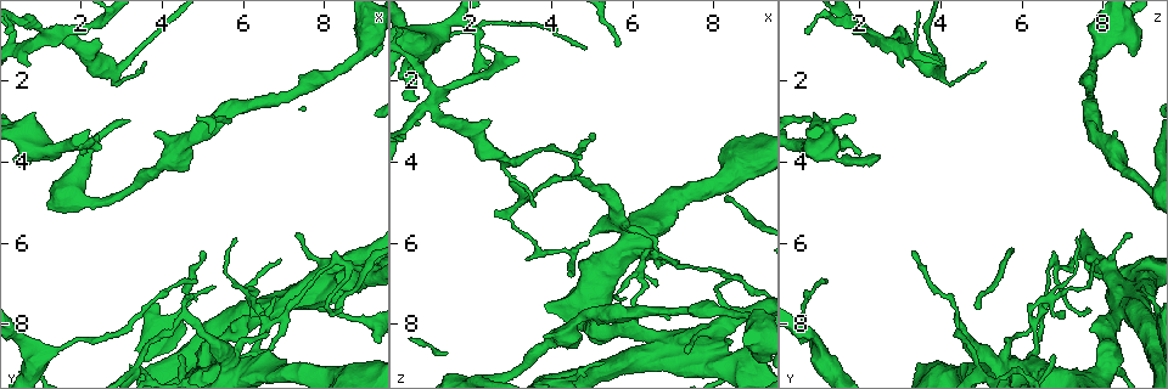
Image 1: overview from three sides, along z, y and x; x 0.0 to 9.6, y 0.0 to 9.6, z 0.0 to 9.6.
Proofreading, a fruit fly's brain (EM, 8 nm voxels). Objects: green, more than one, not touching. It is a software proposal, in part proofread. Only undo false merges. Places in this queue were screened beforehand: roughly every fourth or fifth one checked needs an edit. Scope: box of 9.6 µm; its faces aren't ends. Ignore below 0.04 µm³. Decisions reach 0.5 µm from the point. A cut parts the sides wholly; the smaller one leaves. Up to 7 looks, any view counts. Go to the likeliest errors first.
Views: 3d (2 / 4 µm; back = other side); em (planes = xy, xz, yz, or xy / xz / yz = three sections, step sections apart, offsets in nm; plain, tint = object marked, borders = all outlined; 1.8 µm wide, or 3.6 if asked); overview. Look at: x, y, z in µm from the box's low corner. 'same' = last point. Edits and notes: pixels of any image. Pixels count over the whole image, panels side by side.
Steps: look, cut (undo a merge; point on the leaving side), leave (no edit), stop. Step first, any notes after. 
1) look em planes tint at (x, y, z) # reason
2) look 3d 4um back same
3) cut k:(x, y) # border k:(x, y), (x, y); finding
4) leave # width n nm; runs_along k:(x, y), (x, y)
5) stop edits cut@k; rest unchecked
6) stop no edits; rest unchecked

look em planes plain at (1.15, 1.00, 2.80) # four-way junction

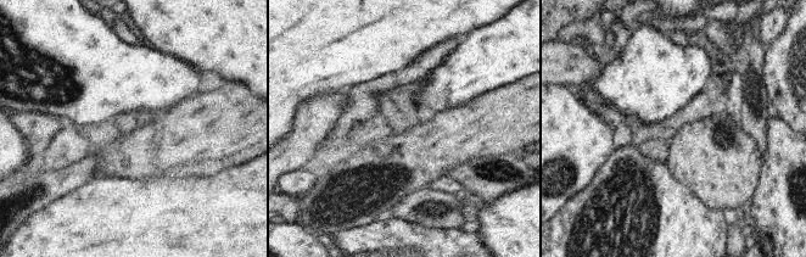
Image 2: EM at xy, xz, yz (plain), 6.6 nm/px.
look em planes tint same

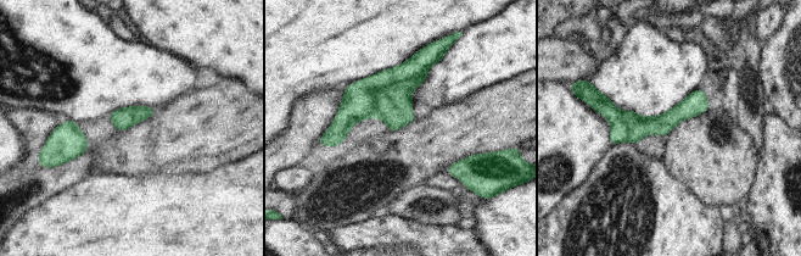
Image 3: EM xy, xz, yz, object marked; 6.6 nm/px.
cut 3:(360, 99) # border 3:(425, 70), (381, 88), (374, 116); a second neuron is stuck on

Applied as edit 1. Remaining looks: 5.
look 3d 4um back at (5.75, 9.15, 5.55)

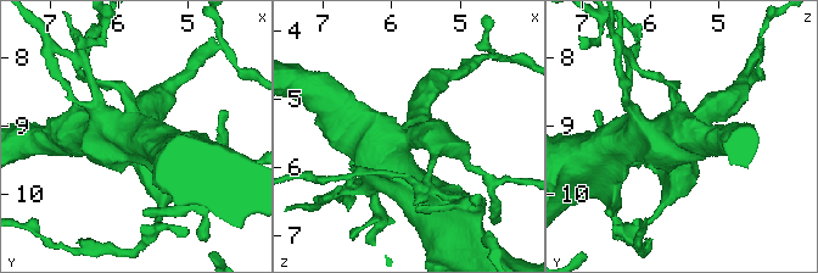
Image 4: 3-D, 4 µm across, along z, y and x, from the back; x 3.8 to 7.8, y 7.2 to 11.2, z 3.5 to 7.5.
look em 3.6um yz step 4 tint same # shape alone is not enough

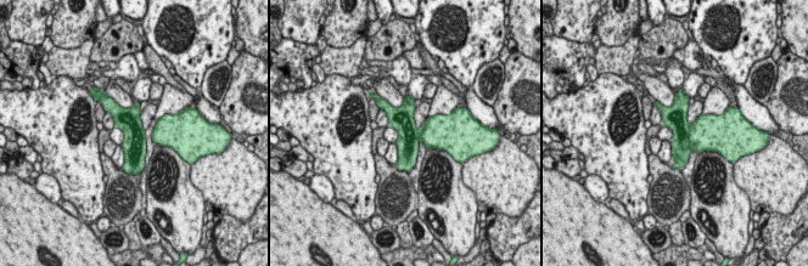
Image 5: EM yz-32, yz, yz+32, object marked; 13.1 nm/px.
cut 5:(680, 150) # border 5:(690, 126), (689, 150); a second neuron is stuck on

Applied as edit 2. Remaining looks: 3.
look overview

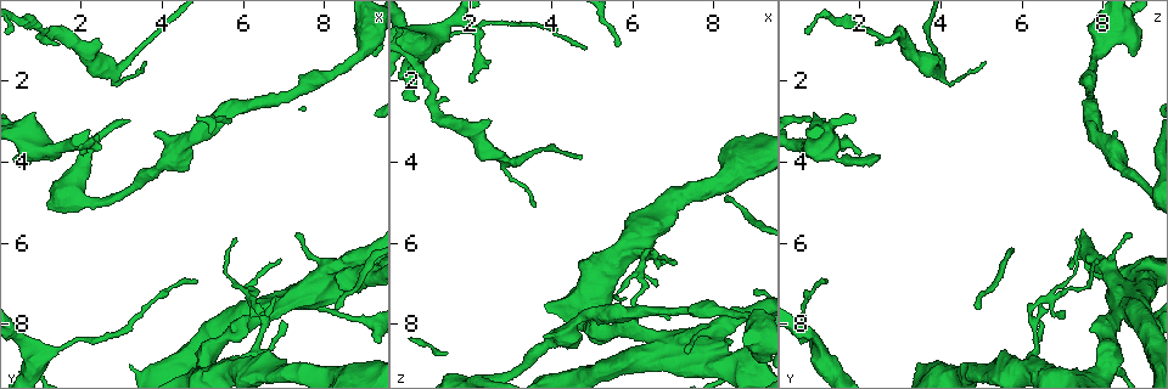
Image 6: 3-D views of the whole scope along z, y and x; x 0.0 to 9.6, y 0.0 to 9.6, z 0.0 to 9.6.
look 3d 4um at (3.80, 4.25, 8.55) # sudden change in width

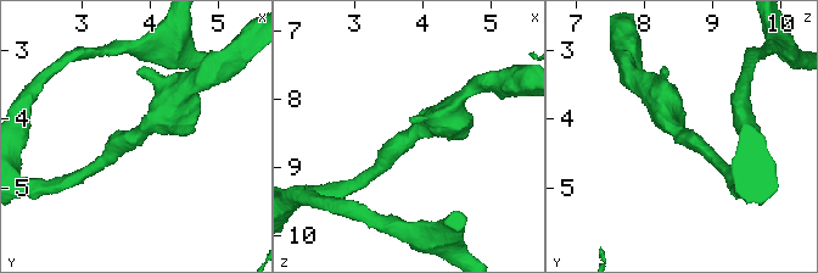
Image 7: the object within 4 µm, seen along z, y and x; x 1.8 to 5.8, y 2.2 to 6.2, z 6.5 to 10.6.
look em planes borders at (3.85, 4.25, 8.55)

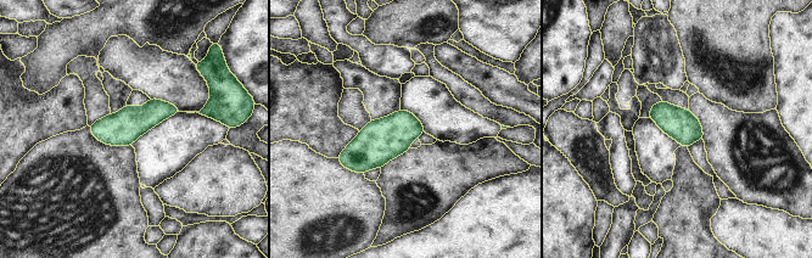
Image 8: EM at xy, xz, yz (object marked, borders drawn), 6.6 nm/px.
leave # continuous, no second neuron

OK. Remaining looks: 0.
stop edits cut@3, cut@5; rest unchecked

